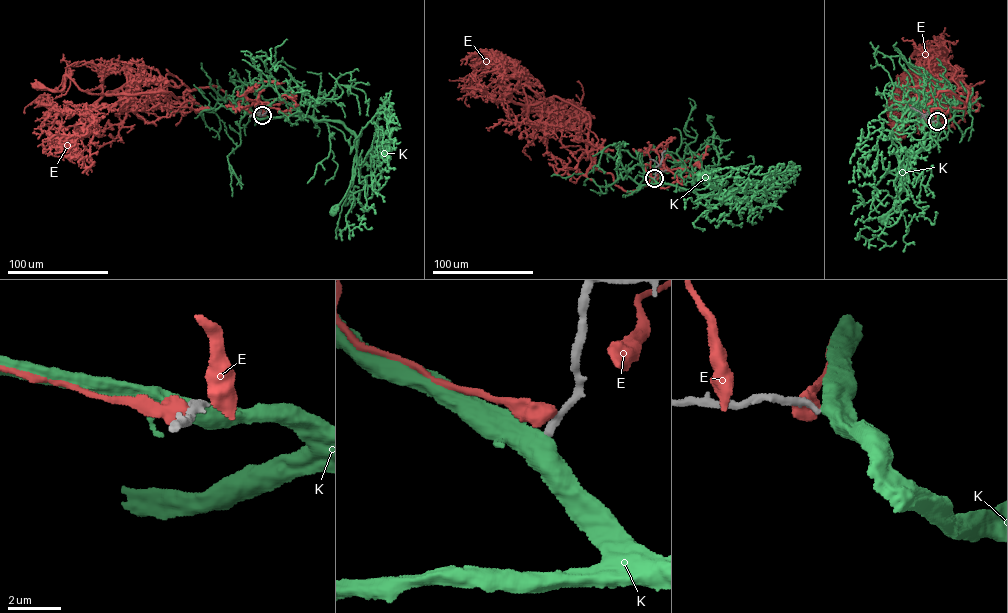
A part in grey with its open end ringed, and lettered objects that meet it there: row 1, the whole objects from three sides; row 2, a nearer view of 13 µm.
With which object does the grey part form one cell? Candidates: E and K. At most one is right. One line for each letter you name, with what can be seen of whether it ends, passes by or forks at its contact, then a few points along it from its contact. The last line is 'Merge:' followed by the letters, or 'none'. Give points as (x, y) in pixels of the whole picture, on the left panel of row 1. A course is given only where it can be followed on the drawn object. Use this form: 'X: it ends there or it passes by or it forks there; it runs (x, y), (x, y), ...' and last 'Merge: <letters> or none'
K: it ends there; it runs (262, 115), (307, 116), (336, 121), (354, 131), (358, 138), (350, 184), (333, 211)
Merge: K

